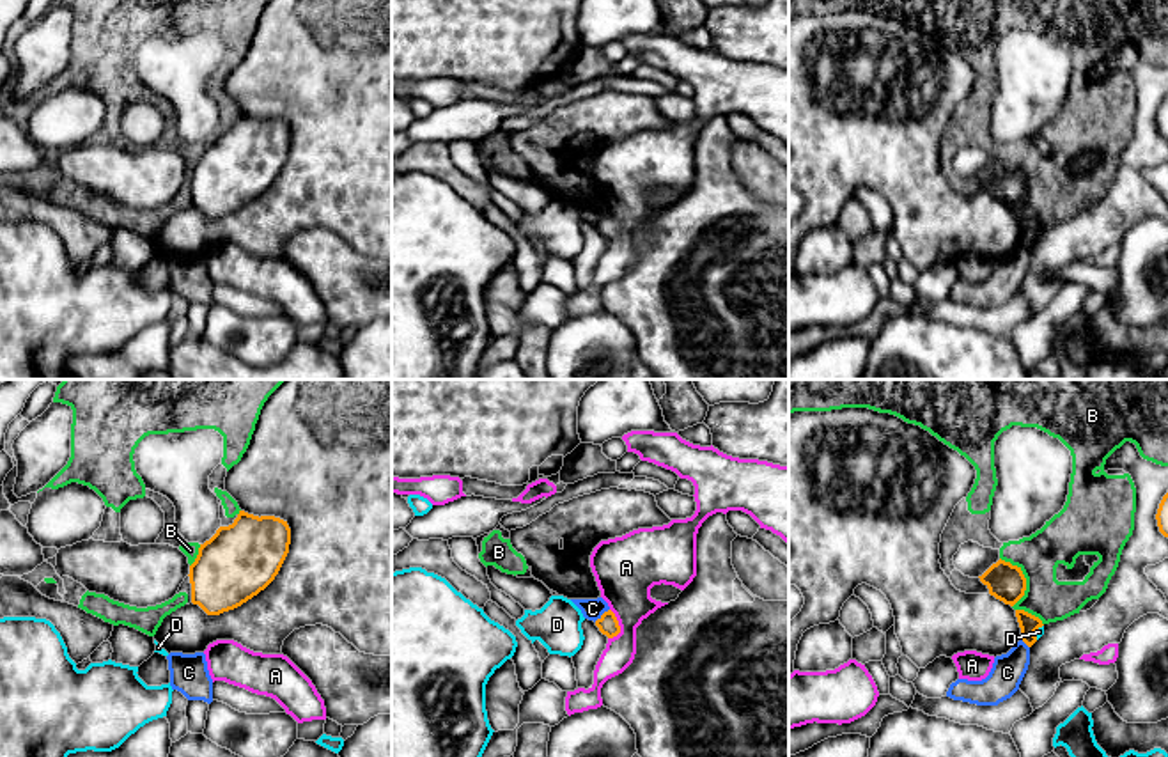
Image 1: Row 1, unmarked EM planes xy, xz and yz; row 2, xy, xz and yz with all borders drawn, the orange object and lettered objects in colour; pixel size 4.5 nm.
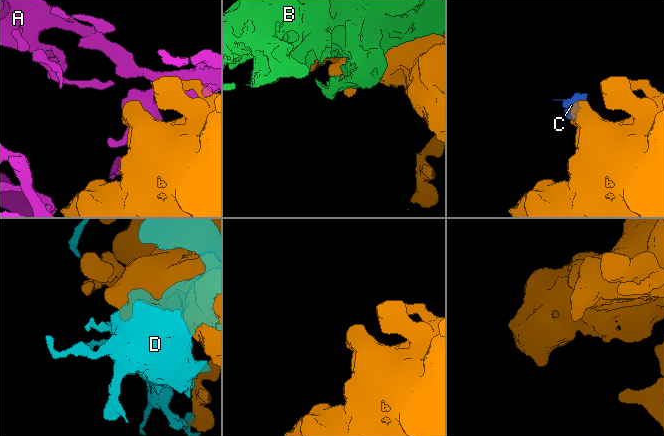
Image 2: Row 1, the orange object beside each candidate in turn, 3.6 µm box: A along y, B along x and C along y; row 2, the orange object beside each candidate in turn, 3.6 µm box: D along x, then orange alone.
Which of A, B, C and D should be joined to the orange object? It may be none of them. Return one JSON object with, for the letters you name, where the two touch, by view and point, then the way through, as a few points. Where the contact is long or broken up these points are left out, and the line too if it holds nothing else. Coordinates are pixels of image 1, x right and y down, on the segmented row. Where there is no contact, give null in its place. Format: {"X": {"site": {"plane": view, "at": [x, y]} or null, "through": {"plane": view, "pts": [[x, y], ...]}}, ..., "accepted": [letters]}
{"accepted": []}

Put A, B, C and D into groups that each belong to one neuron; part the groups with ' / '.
A / B / C / D

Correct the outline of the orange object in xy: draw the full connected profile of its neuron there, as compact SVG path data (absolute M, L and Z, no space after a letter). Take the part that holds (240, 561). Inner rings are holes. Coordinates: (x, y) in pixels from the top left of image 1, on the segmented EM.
M239 511L232 525L200 544L188 574L191 603L207 615L241 606L275 580L289 544L287 521Z

